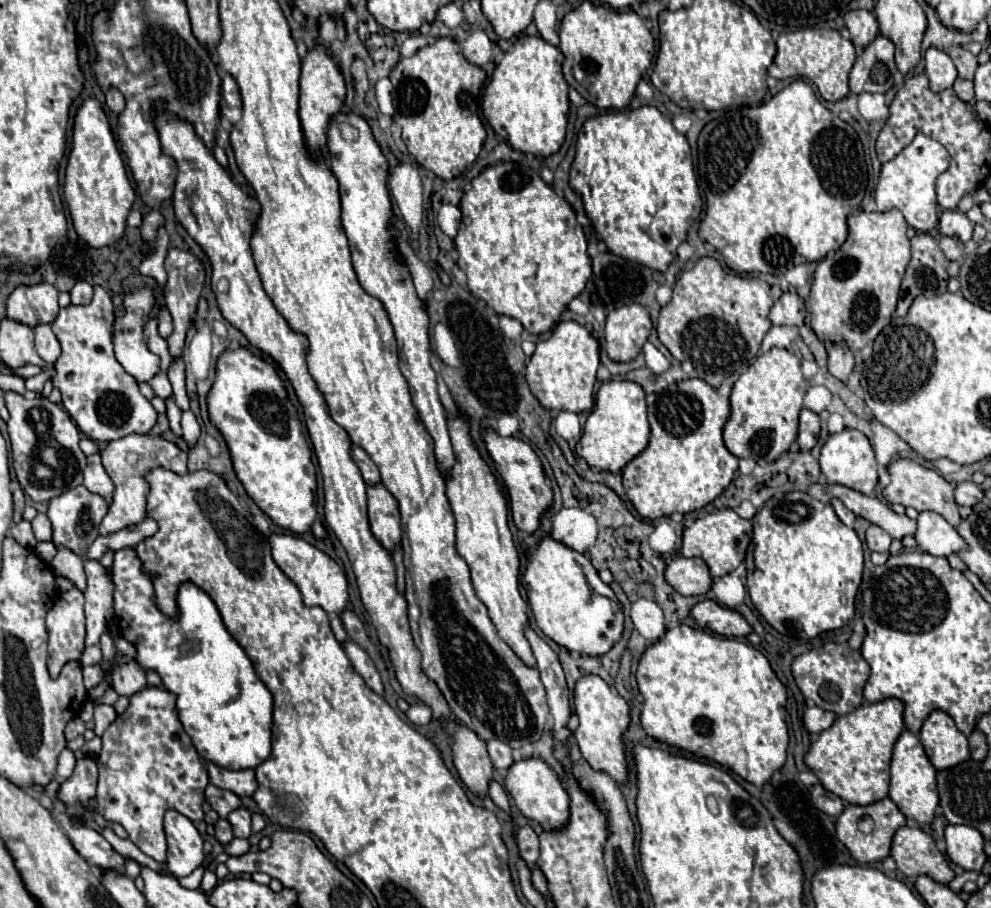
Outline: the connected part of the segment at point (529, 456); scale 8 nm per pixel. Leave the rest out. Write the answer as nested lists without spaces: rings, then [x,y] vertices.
[[[486,430],[484,432],[484,444],[488,450],[488,456],[492,458],[498,476],[504,482],[504,488],[508,492],[508,502],[510,502],[510,512],[512,512],[512,520],[514,524],[532,534],[538,524],[540,524],[540,516],[550,508],[552,504],[552,490],[546,484],[546,476],[544,476],[544,468],[536,456],[536,452],[522,440],[514,438],[514,436],[500,436],[494,430]]]

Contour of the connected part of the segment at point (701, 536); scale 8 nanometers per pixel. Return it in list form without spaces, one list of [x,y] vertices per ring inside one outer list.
[[[718,510],[714,514],[708,514],[700,520],[696,520],[692,526],[684,528],[682,534],[682,556],[698,556],[702,558],[712,576],[724,576],[730,574],[740,566],[744,560],[746,546],[750,544],[750,534],[752,534],[752,522],[740,518],[734,510]]]

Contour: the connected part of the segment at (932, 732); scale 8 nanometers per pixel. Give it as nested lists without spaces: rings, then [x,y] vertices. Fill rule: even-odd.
[[[934,710],[920,730],[920,740],[924,744],[926,756],[936,770],[952,768],[970,758],[968,738],[956,728],[954,720],[942,712]]]

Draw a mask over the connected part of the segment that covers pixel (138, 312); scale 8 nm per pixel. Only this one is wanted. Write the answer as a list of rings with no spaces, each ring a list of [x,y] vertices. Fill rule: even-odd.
[[[144,286],[144,288],[128,290],[126,294],[122,294],[124,316],[114,318],[114,356],[122,364],[122,368],[130,376],[134,376],[134,380],[138,384],[150,382],[152,376],[160,374],[160,358],[146,348],[146,338],[144,338],[144,324],[146,324],[146,320],[150,320],[154,306],[156,306],[156,298],[154,298],[152,288]]]

